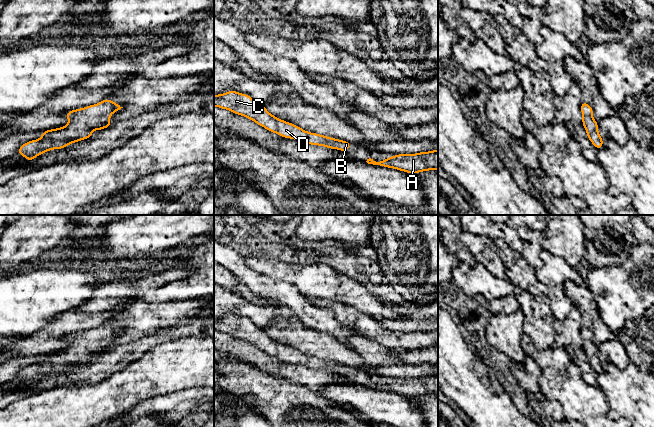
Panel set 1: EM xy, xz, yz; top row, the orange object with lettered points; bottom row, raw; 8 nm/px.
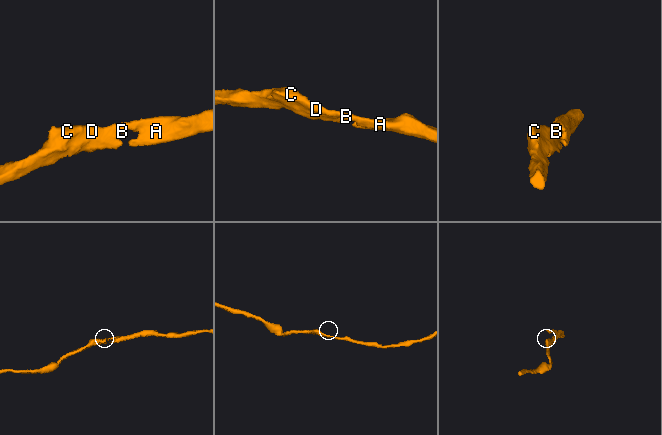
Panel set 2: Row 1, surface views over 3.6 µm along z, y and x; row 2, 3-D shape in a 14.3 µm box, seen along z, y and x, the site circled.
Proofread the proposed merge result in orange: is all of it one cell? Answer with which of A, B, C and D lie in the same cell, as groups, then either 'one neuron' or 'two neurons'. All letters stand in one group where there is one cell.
groups A B C D; one neuron

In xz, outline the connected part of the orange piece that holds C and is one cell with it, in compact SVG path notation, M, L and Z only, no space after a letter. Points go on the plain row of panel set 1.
M237 315L214 319L214 330L244 340L281 361L303 365L310 369L321 369L343 376L347 375L351 369L348 365L307 356L297 349L278 343L249 319Z

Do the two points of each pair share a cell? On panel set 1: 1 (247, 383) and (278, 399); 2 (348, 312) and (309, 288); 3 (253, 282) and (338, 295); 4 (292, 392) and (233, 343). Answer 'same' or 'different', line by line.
1: same
2: different
3: different
4: different

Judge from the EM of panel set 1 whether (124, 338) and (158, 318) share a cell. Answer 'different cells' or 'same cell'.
same cell

